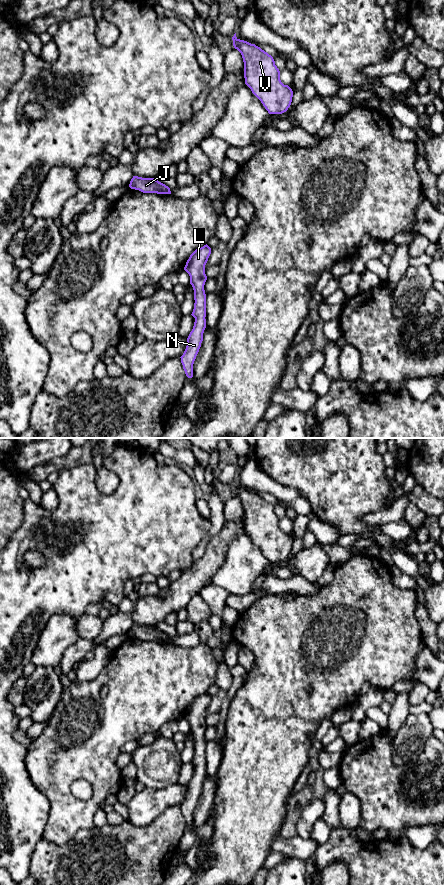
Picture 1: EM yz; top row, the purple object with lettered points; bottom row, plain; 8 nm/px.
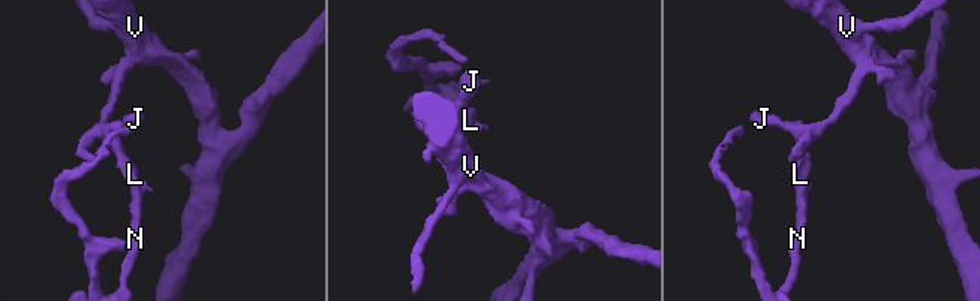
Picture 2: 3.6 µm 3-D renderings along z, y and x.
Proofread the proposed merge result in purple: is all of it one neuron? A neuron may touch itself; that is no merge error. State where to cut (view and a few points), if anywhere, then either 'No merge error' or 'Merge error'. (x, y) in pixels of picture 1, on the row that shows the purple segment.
No split. No merge error

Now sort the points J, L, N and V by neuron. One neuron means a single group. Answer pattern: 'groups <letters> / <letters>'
groups J L N V

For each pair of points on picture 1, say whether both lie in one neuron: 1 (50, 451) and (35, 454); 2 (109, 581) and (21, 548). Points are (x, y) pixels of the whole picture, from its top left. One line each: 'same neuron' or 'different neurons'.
1: same neuron
2: same neuron

